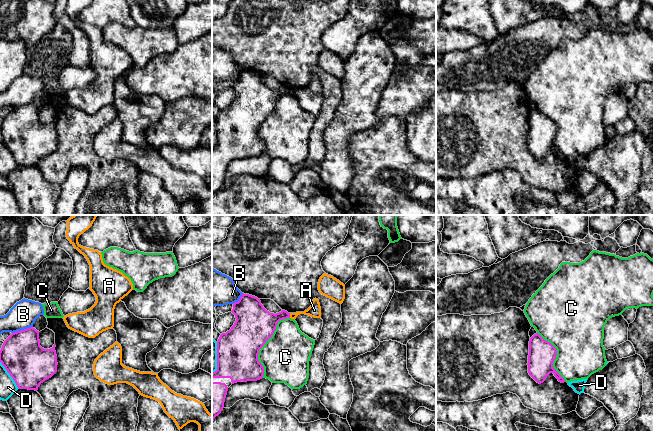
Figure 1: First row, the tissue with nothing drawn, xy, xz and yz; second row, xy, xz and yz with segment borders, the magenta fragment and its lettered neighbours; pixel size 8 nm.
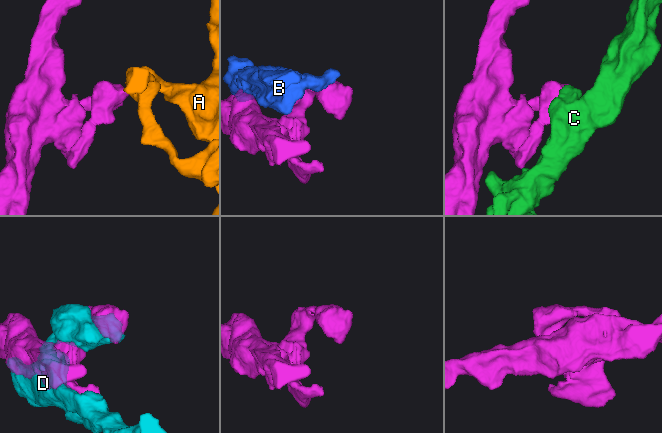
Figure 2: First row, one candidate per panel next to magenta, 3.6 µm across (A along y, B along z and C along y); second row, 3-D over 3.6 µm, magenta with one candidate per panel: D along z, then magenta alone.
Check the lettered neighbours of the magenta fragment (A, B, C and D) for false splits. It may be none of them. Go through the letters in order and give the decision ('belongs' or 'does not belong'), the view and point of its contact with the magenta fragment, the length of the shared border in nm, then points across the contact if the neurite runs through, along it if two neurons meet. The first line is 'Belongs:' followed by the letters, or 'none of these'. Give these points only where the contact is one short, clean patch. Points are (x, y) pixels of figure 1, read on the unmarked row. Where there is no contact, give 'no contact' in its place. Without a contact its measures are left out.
Belongs: none of these
A: does not belong | xz (289, 91) | 40 nm | along xz (289, 89), (290, 93)
B: does not belong | xy (22, 106) | 180 nm
C: does not belong | xz (264, 119) | 550 nm
D: does not belong | xy (10, 151) | 280 nm

